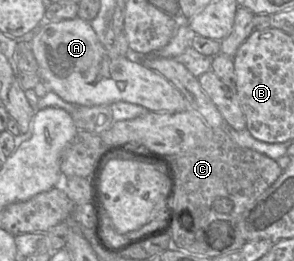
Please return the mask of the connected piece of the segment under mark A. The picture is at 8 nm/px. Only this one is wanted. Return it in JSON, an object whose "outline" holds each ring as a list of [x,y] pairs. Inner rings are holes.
{"outline":[[[78,16],[59,22],[43,21],[30,44],[39,66],[39,77],[68,103],[97,106],[125,101],[157,113],[190,109],[182,93],[159,73],[125,57],[108,56],[91,23]]]}

